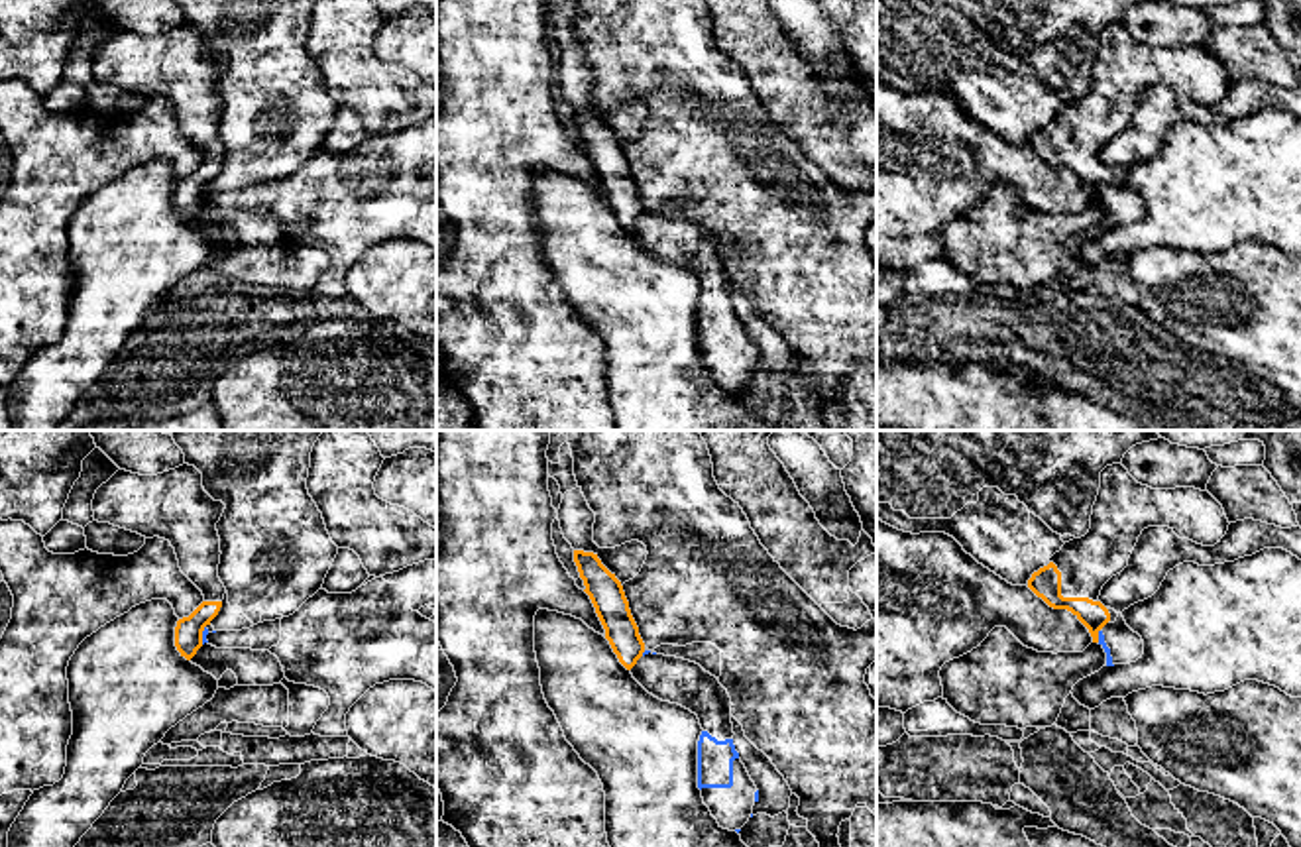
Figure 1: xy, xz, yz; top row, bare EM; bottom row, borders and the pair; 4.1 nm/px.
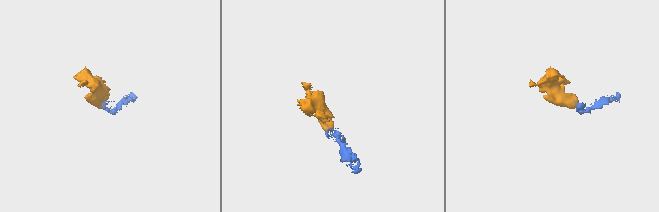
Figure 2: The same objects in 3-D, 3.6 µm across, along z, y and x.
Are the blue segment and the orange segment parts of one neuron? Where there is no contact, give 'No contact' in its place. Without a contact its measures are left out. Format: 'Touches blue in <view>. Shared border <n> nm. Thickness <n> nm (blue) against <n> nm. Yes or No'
Touches blue in xy. Shared border 80 nm. Thickness 20 nm (blue) against 110 nm. No

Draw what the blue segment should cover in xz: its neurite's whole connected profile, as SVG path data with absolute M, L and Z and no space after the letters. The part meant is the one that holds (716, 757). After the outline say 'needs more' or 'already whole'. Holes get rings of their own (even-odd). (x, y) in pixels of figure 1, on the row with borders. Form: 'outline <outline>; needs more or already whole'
outline M650 650L643 652L631 668L631 674L654 698L678 704L698 715L704 729L698 741L698 788L702 790L704 804L709 808L719 827L739 833L753 818L753 806L759 802L759 790L733 745L733 704L727 690L700 664Z; needs more

